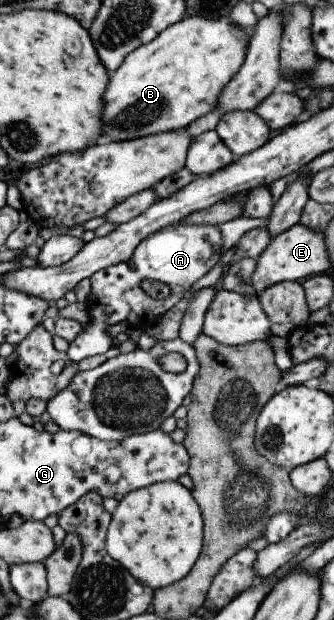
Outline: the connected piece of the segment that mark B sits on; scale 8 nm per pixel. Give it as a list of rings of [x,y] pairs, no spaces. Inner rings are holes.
[[[189,16],[167,26],[150,42],[129,52],[120,66],[109,76],[102,97],[102,132],[94,144],[125,141],[178,131],[196,118],[214,110],[217,100],[228,81],[238,72],[246,54],[247,34],[227,16],[217,19]]]

